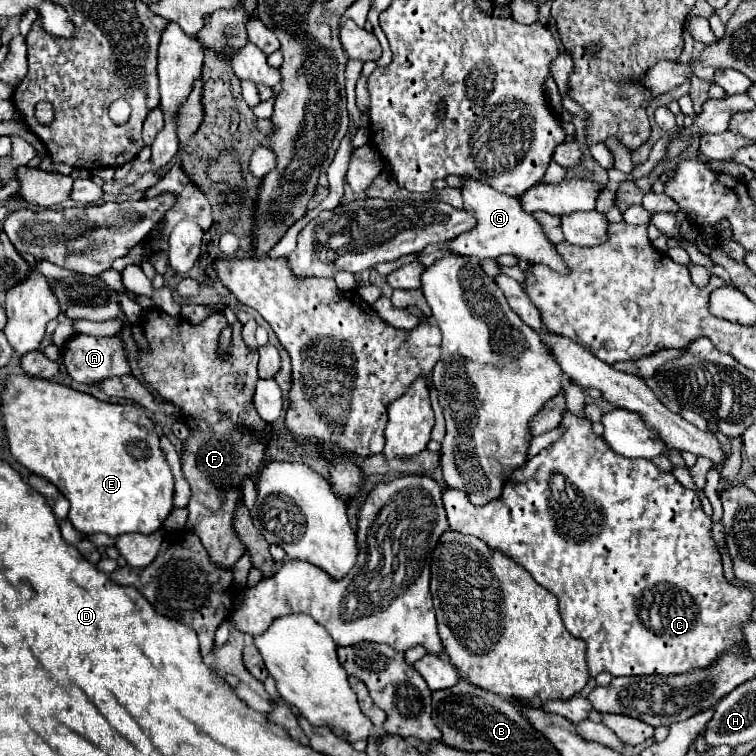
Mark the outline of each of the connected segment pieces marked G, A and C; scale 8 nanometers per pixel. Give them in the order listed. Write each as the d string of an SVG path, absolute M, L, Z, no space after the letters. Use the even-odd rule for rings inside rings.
M469 176L461 178L461 194L463 194L463 210L469 212L471 216L477 218L477 226L461 236L457 236L447 248L451 252L485 260L485 258L499 258L501 254L513 254L513 256L523 256L533 264L547 264L557 272L567 272L567 266L555 252L555 246L545 238L541 226L533 220L531 214L521 210L521 204L517 198L507 196L503 192L495 192L489 184L483 184L479 180L471 180Z
M79 334L67 342L63 362L71 378L87 386L95 386L113 376L121 378L131 374L117 336L95 338Z
M569 412L563 416L561 424L567 428L563 438L555 442L551 448L533 456L521 470L517 470L511 480L505 484L499 500L493 500L485 506L473 506L467 496L459 490L447 490L443 494L443 504L447 512L447 520L453 532L471 534L483 540L489 548L507 554L519 566L523 566L541 586L549 588L559 598L559 612L565 622L565 628L575 636L587 642L587 664L589 674L597 676L601 672L609 672L611 676L641 676L641 674L681 674L695 668L705 668L713 664L729 646L745 642L741 634L741 622L749 620L751 610L755 608L755 596L747 588L737 588L723 578L721 558L715 552L715 544L711 540L711 524L713 520L703 512L701 502L693 490L683 488L673 474L655 468L651 460L643 458L623 458L603 448L601 436L591 432L591 422L585 418L575 418Z

